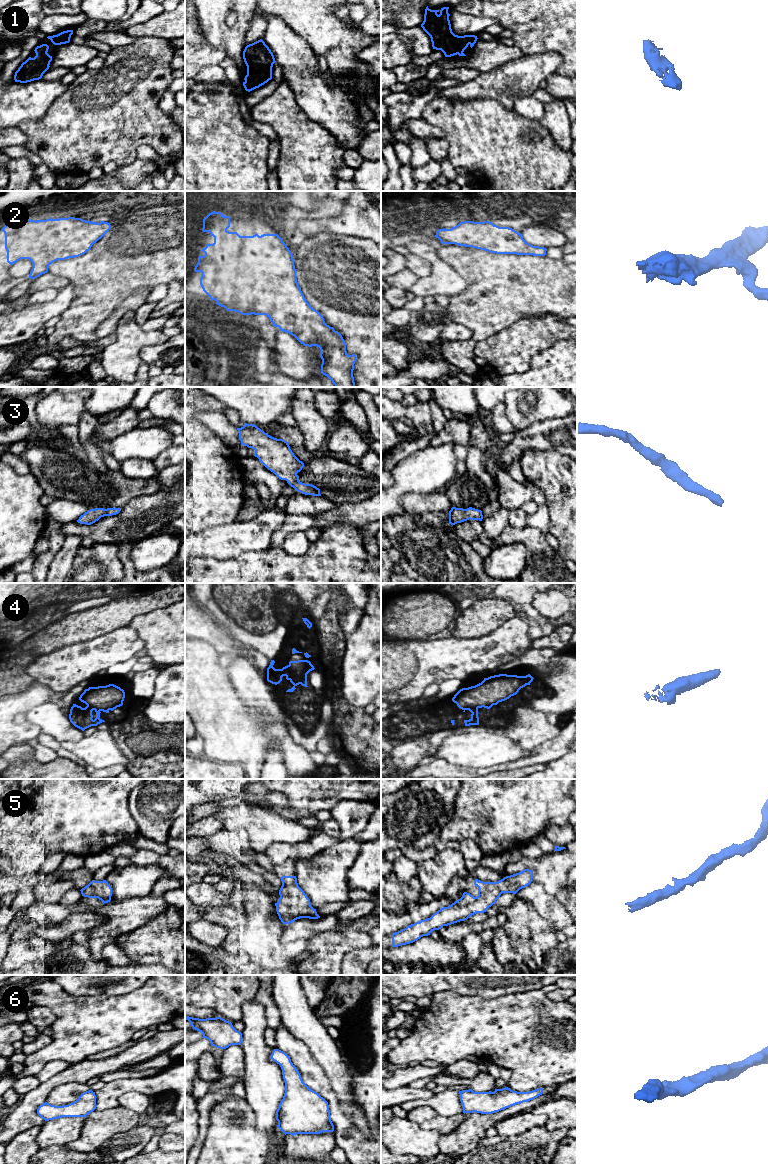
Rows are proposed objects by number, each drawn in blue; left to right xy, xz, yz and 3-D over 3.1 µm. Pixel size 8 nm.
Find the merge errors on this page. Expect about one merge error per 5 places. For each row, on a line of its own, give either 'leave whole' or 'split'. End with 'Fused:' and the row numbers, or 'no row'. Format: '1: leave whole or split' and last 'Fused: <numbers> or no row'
1: leave whole
2: leave whole
3: leave whole
4: leave whole
5: leave whole
6: leave whole
Fused: no row

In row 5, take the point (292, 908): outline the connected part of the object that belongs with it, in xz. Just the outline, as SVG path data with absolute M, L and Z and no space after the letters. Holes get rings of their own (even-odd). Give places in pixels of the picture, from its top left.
M282 876L280 879L282 881L282 886L279 890L280 898L279 901L275 903L275 906L279 919L283 924L290 924L300 918L320 918L320 916L316 912L316 909L311 906L310 899L298 886L296 876Z

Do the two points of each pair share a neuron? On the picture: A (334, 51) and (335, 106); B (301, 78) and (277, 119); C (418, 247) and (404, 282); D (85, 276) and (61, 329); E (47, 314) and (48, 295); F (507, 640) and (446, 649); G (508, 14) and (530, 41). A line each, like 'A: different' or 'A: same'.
A: different
B: different
C: different
D: same
E: different
F: same
G: same

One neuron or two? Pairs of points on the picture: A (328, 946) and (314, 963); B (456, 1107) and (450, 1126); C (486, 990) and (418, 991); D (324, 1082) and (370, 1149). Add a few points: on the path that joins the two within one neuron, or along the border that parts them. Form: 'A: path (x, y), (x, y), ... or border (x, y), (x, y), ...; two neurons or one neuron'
A: path (326, 950), (318, 959); one neuron
B: border (431, 1108), (443, 1116), (462, 1113); two neurons
C: path (469, 987), (464, 985), (435, 985); one neuron
D: path (332, 1100), (335, 1111), (343, 1126), (352, 1135); one neuron

